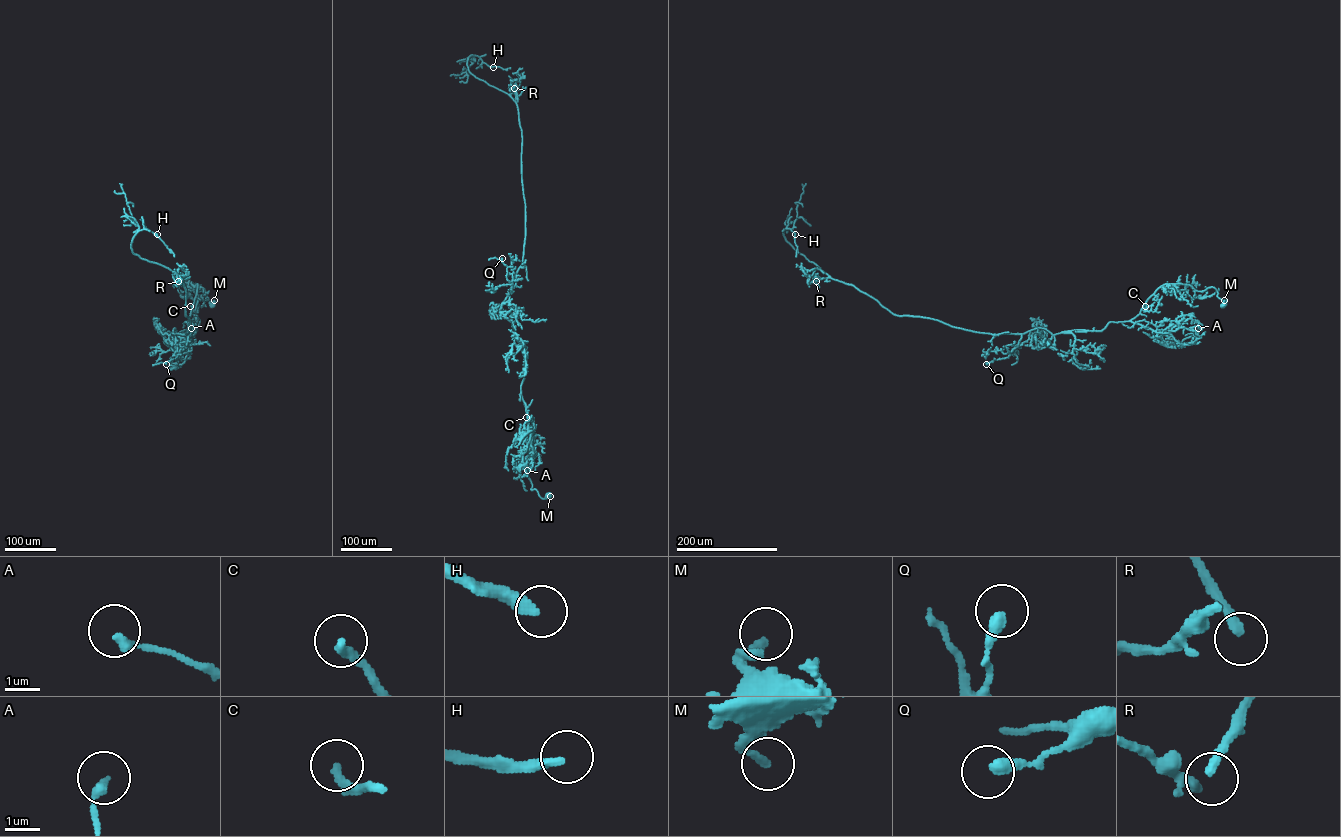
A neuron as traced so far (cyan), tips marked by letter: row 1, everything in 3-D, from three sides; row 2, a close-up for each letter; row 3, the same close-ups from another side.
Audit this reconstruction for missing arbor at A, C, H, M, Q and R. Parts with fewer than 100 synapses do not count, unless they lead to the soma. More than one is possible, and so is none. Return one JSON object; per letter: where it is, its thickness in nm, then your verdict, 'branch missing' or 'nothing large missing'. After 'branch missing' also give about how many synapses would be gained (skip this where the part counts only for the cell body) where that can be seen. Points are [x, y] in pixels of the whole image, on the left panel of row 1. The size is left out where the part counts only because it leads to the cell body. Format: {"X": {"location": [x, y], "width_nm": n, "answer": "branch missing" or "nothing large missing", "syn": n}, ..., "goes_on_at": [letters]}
{"A": {"location": [191, 328], "width_nm": 260, "answer": "nothing large missing"}, "C": {"location": [190, 306], "width_nm": 280, "answer": "nothing large missing"}, "H": {"location": [157, 234], "width_nm": 300, "answer": "nothing large missing"}, "M": {"location": [214, 300], "width_nm": 240, "answer": "nothing large missing"}, "Q": {"location": [166, 364], "width_nm": 300, "answer": "nothing large missing"}, "R": {"location": [178, 281], "width_nm": 190, "answer": "branch missing", "syn": 130}, "goes_on_at": ["R"]}

